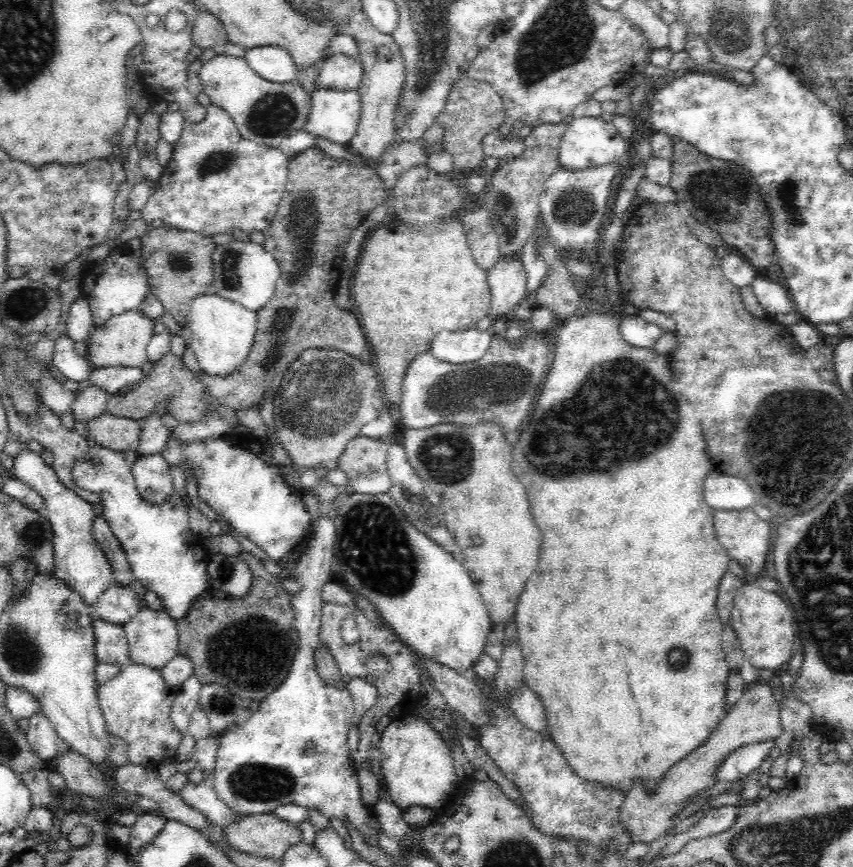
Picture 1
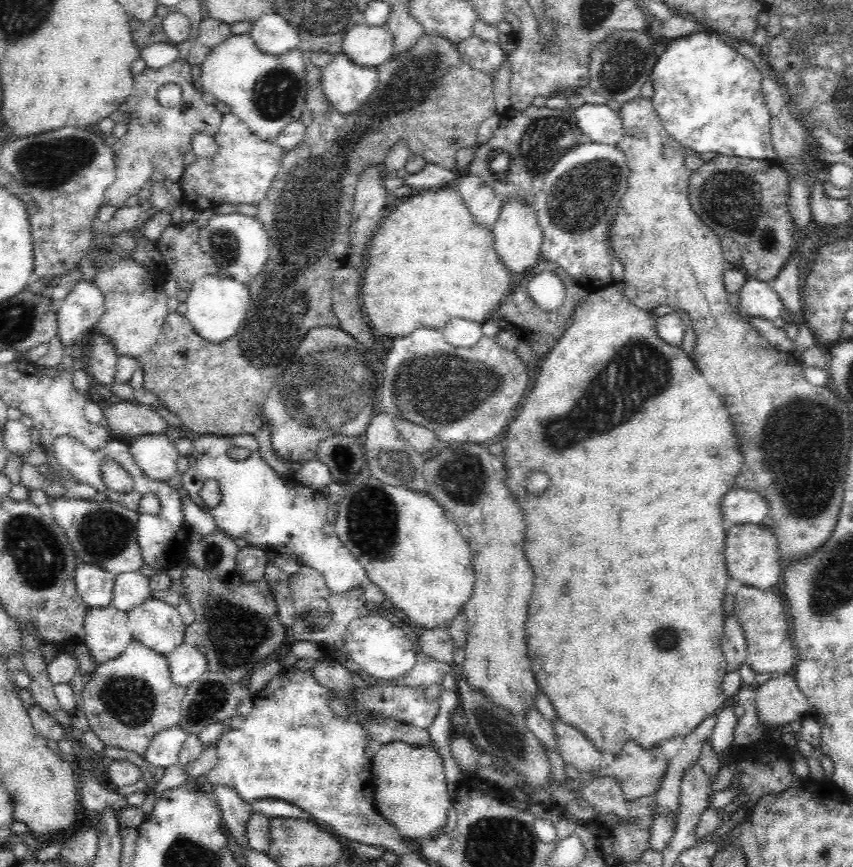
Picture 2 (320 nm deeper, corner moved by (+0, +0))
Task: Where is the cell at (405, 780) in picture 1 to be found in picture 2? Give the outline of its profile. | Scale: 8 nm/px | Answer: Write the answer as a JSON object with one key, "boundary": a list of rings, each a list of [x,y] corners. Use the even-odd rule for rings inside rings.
{"boundary":[[[392,742],[382,746],[372,762],[374,806],[403,840],[426,841],[447,825],[450,805],[443,760],[428,745]]]}

